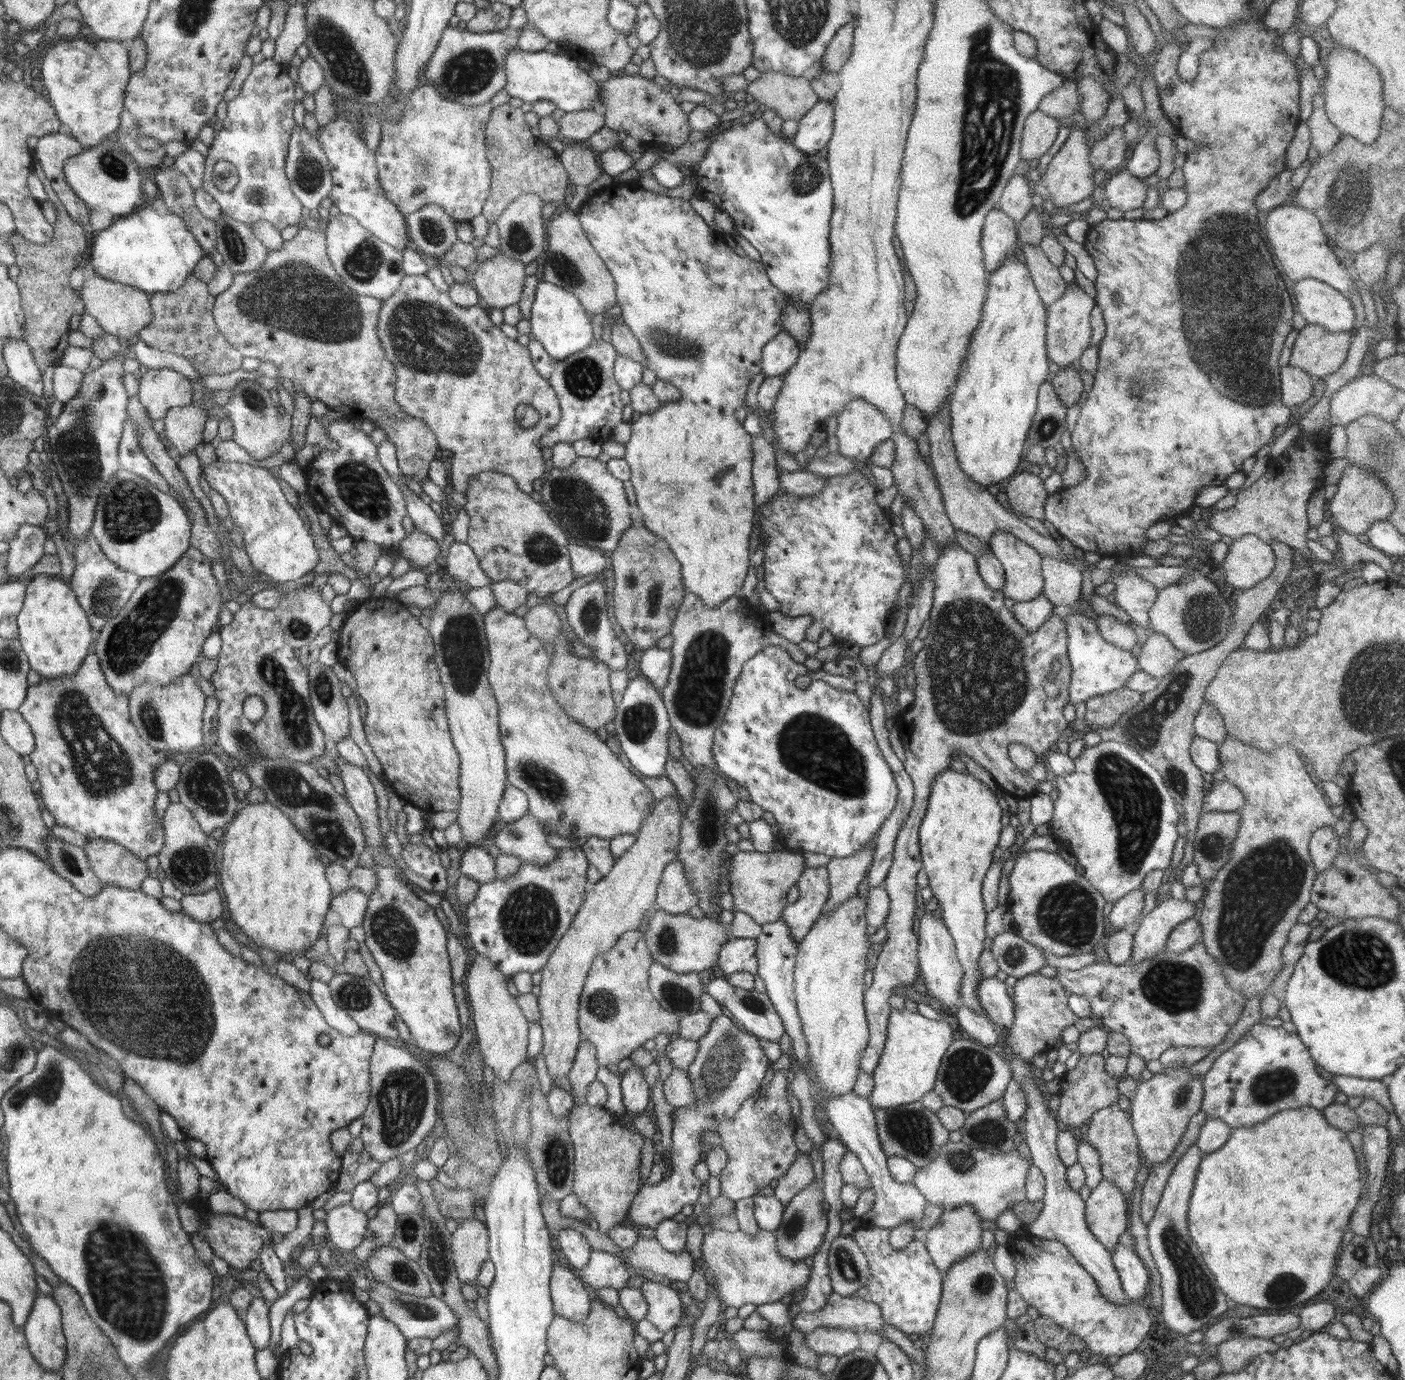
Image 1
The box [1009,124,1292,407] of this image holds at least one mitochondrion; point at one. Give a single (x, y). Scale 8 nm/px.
(1155, 383)

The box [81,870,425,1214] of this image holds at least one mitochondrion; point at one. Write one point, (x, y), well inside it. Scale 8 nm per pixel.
(392, 931)

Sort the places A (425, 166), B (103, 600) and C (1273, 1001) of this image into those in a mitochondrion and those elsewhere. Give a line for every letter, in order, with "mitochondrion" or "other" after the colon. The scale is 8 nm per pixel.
A: mitochondrion
B: mitochondrion
C: other

